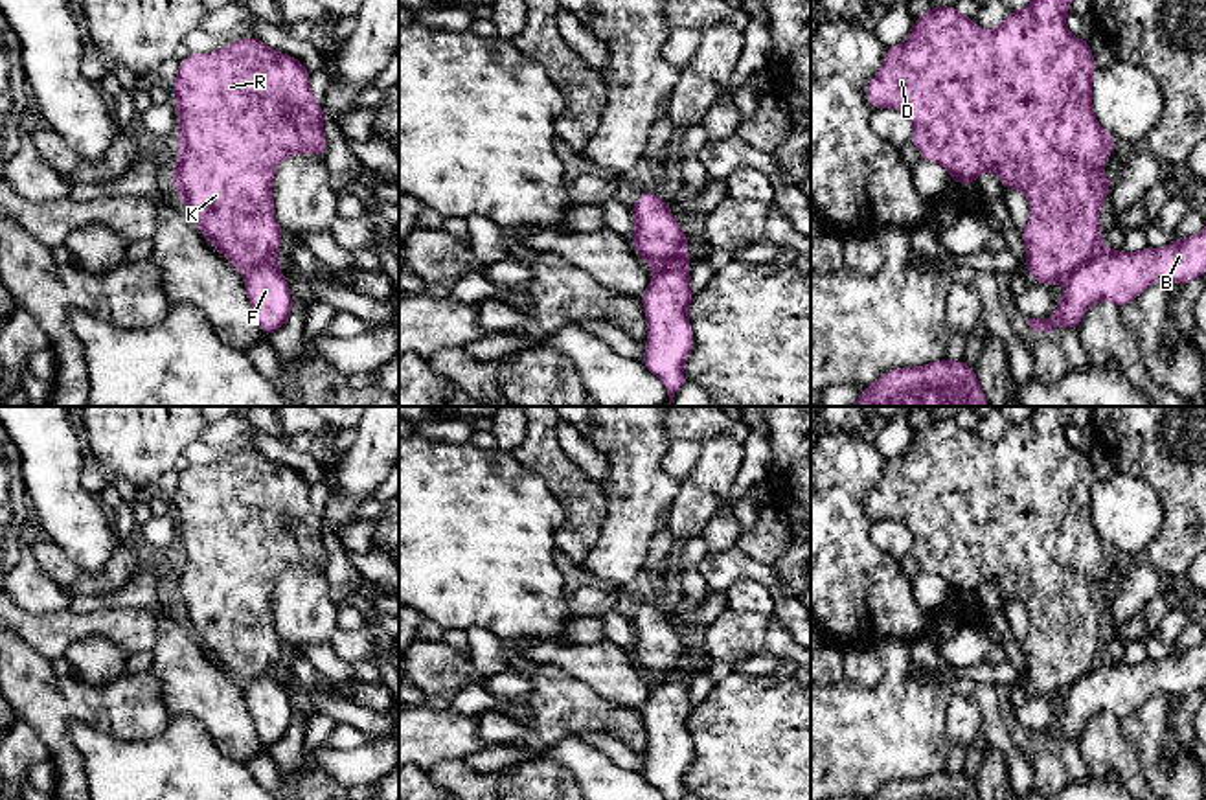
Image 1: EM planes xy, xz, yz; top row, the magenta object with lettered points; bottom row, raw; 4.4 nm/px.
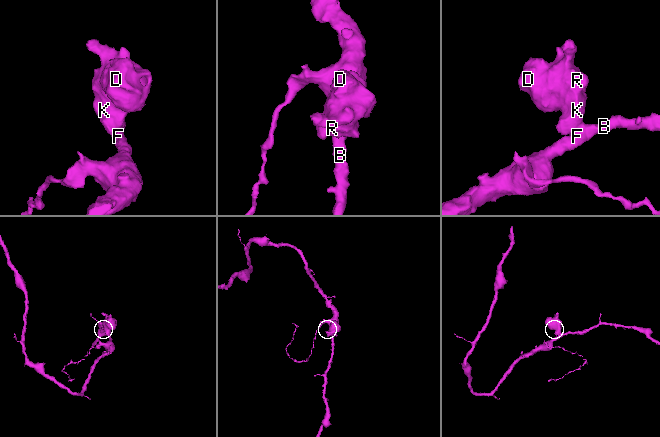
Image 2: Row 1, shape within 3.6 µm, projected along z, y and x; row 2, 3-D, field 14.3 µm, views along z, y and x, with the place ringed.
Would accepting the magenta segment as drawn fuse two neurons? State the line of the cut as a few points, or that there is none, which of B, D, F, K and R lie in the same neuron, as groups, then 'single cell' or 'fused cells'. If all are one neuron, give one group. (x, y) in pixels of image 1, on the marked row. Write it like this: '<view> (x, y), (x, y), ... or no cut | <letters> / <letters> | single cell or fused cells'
yz (1102, 247), (1067, 282) | B F / D K R | fused cells

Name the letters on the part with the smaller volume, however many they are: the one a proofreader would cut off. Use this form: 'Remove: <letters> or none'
Remove: D, K, R

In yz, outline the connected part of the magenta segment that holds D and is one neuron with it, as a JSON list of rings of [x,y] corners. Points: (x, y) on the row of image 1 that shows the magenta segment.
[[[1031,0],[1028,7],[1011,11],[996,29],[982,29],[954,6],[932,6],[914,20],[908,39],[886,48],[882,66],[866,86],[868,105],[901,109],[912,121],[912,143],[923,160],[938,162],[950,180],[971,186],[984,171],[995,169],[1002,188],[1020,189],[1030,200],[1030,219],[1020,232],[1026,259],[1022,265],[1035,283],[1052,287],[1070,276],[1099,248],[1101,202],[1109,197],[1110,178],[1103,162],[1118,147],[1092,112],[1092,75],[1096,61],[1087,39],[1066,29],[1072,0]]]

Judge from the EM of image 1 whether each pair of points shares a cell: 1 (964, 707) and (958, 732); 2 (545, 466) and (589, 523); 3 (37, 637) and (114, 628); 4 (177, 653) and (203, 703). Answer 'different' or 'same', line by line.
1: same
2: same
3: same
4: same

